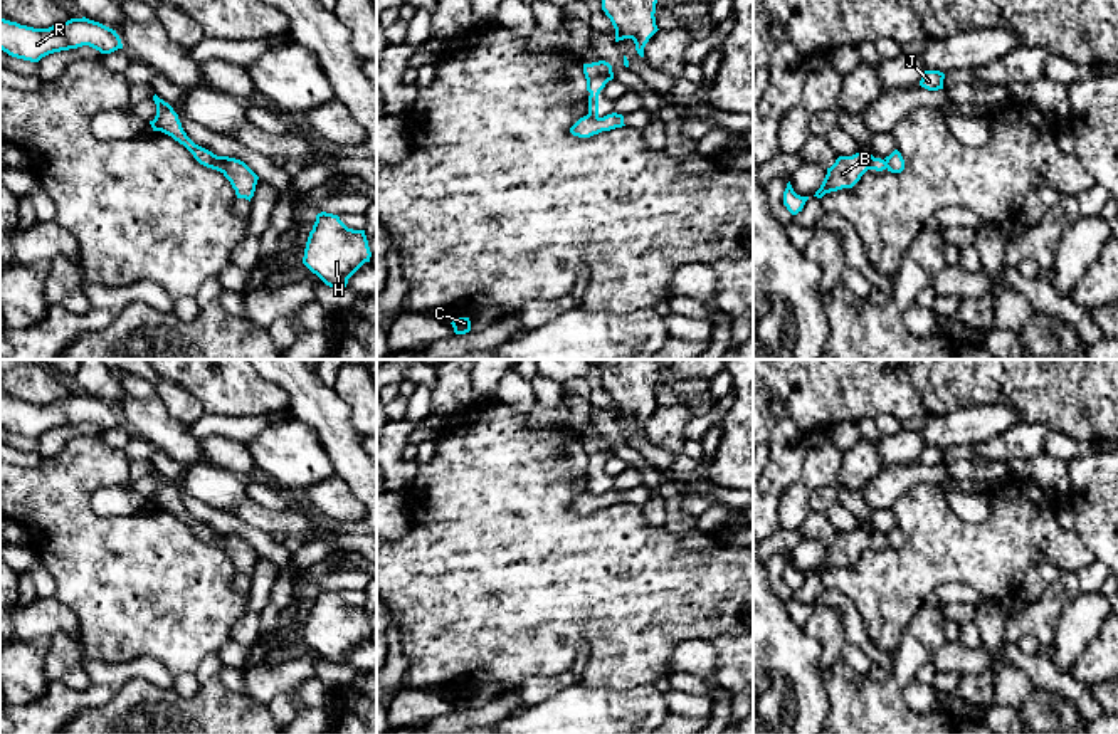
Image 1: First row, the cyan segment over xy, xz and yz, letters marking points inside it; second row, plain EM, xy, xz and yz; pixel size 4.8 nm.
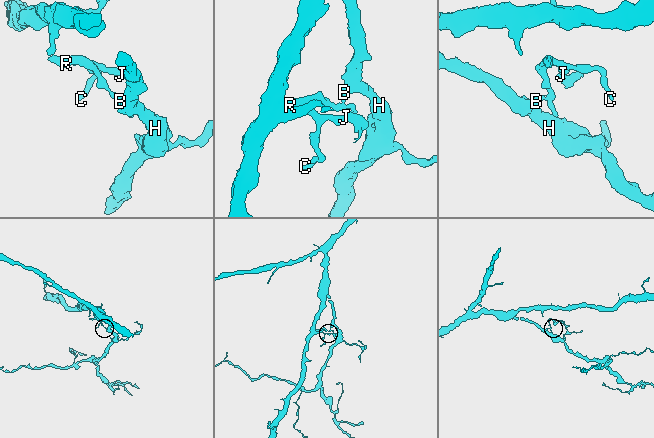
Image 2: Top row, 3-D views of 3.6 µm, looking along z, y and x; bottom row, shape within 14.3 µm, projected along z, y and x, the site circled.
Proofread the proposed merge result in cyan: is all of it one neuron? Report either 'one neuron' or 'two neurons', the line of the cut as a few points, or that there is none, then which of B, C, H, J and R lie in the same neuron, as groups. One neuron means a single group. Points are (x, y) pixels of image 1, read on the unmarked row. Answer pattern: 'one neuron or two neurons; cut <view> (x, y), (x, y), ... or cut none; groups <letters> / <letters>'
two neurons; cut xz (589, 489), (597, 494); groups B H / C J R

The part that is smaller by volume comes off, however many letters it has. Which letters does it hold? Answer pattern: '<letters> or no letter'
C, J, R

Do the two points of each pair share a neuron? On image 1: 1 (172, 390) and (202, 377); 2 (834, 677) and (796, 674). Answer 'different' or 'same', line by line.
1: different
2: different

